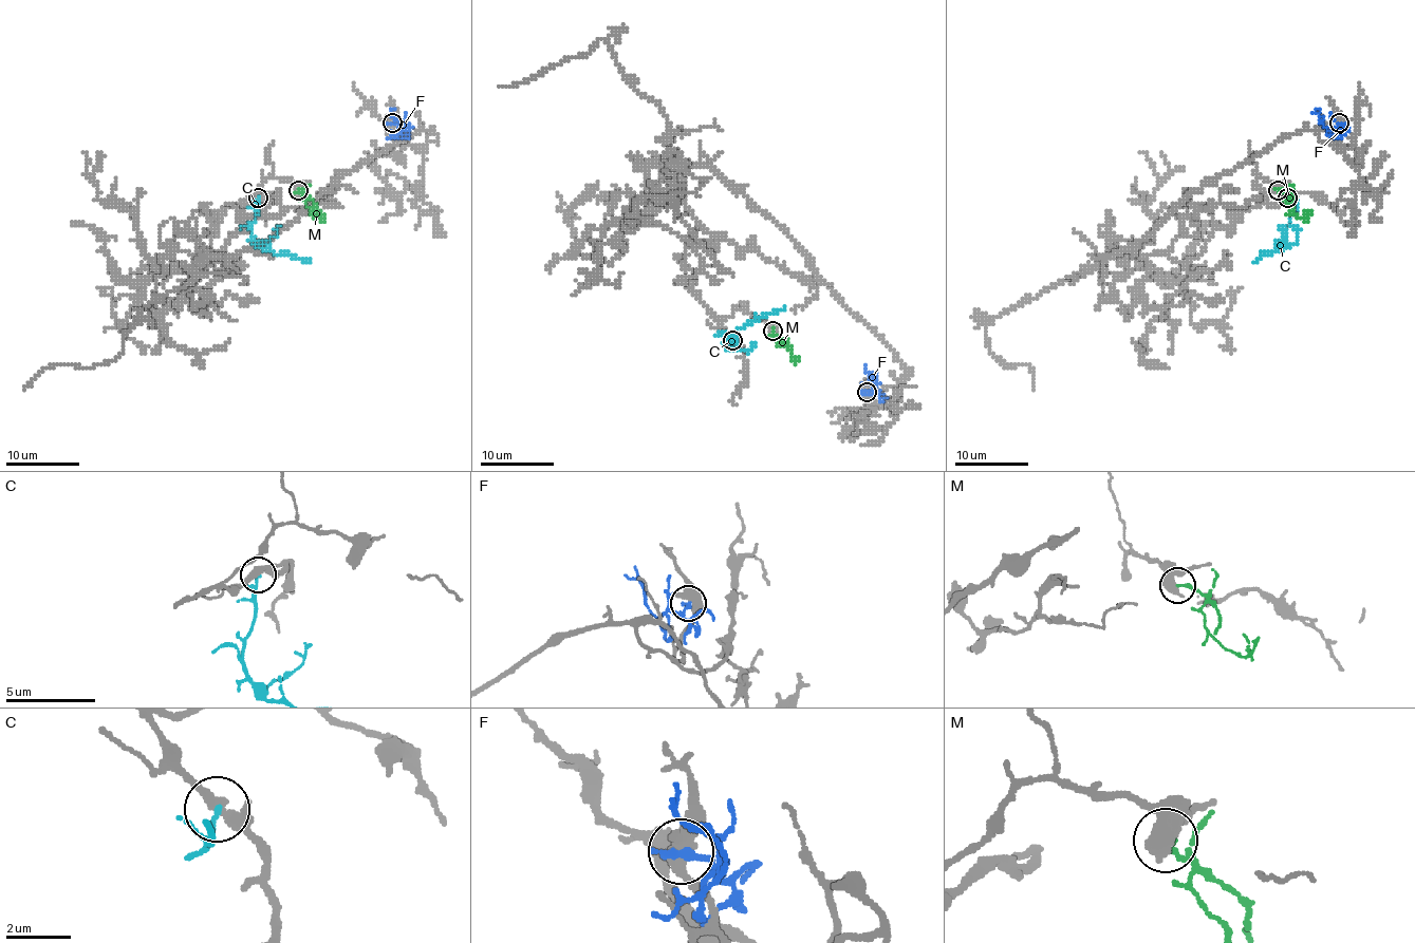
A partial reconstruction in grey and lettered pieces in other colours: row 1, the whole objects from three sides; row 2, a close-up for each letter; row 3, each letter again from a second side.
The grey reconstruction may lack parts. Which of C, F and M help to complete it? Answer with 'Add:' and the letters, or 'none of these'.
Add: none of these

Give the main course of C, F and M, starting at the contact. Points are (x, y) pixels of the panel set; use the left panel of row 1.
C: (258, 197), (252, 233), (258, 245), (278, 253), (289, 252), (311, 261)
F: (393, 123), (402, 126), (389, 111)
M: (298, 190), (316, 218), (323, 213)

